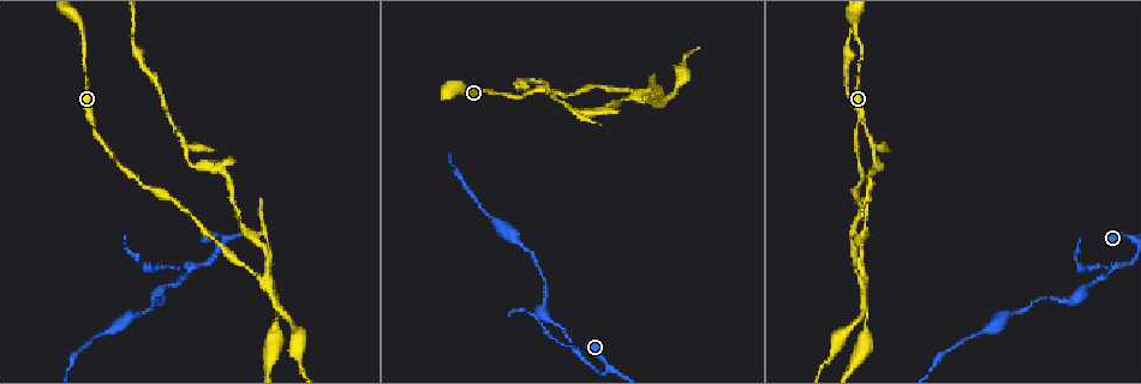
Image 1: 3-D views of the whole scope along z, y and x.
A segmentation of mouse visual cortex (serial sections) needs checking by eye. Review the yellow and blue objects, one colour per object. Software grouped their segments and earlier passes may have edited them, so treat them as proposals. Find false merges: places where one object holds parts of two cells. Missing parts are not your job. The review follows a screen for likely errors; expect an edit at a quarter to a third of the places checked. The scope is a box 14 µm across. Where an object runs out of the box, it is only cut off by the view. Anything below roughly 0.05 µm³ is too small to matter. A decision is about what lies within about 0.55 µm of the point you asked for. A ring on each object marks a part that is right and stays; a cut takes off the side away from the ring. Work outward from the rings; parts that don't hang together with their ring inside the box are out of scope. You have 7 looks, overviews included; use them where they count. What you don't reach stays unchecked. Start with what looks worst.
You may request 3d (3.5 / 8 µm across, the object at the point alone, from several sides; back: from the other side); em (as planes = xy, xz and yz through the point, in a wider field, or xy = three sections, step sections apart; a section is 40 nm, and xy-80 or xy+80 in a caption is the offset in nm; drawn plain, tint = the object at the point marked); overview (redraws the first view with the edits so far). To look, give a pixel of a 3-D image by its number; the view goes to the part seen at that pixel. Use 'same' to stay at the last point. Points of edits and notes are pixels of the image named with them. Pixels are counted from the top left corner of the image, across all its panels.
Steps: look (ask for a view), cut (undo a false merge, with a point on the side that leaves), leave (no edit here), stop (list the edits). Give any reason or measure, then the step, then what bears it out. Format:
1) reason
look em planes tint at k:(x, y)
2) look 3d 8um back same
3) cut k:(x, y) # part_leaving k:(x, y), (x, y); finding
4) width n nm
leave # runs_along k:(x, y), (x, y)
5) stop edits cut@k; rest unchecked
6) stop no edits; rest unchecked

two arms in line, one across
look 3d 3.5um at 1:(573, 346)

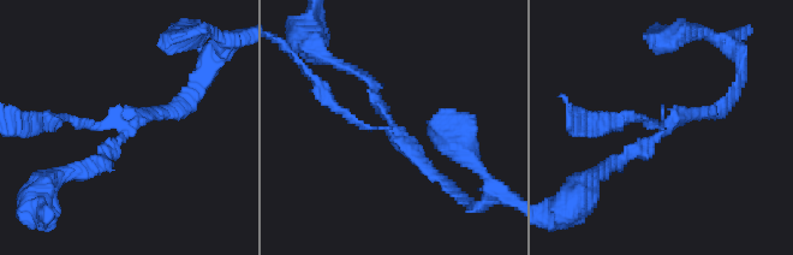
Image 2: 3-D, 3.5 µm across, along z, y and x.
arms 3; arm_widths 100, 150, 150 nm
look em xy step 3 tint at 2:(667, 129)

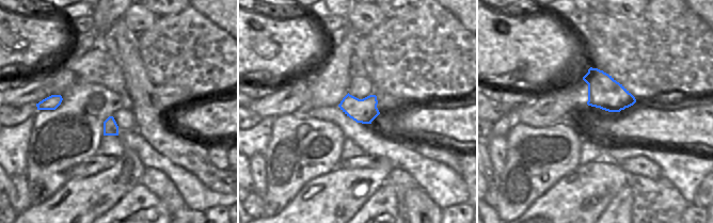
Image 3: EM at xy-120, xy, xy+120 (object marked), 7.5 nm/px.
cut 2:(345, 113) # part_leaving 2:(380, 128), (343, 113), (294, 54); two cells meet here

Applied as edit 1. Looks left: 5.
narrows sharply
look 3d 3.5um at 1:(857, 127)

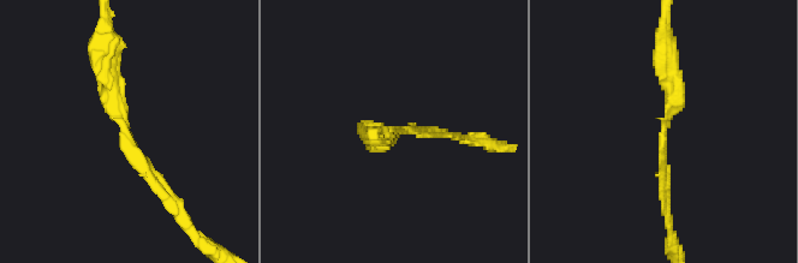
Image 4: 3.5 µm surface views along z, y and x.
arm_widths 150, 250 nm
look em planes tint at 4:(123, 134)

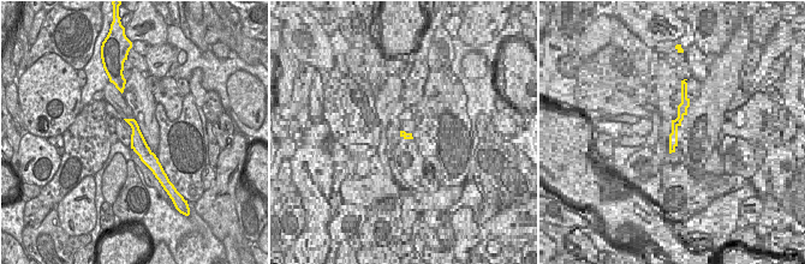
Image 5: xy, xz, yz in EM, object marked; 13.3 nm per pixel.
leave # runs_along 5:(131, 121), (138, 145), (154, 167); one cell here

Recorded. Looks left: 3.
arms part here
look em xy step 3 tint at 1:(860, 275)

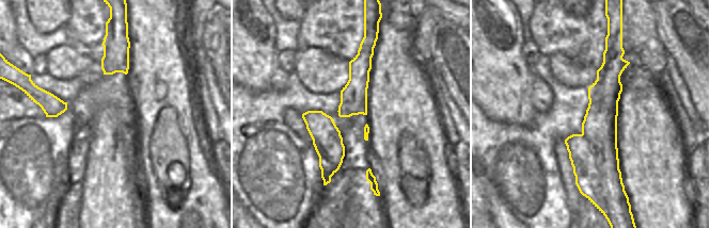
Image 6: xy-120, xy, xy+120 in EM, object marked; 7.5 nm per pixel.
wider look
look 3d 3.5um back same

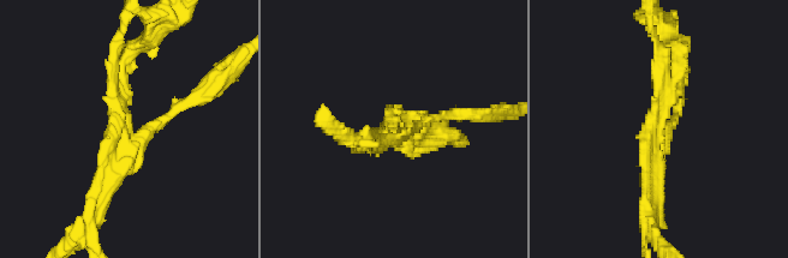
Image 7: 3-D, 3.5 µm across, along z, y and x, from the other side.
width 220 nm
cut 7:(113, 96) # border 6:(582, 133), (604, 182), (605, 194); a second cell is stuck on

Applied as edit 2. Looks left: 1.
stop edits cut@2, cut@7; rest unchecked

